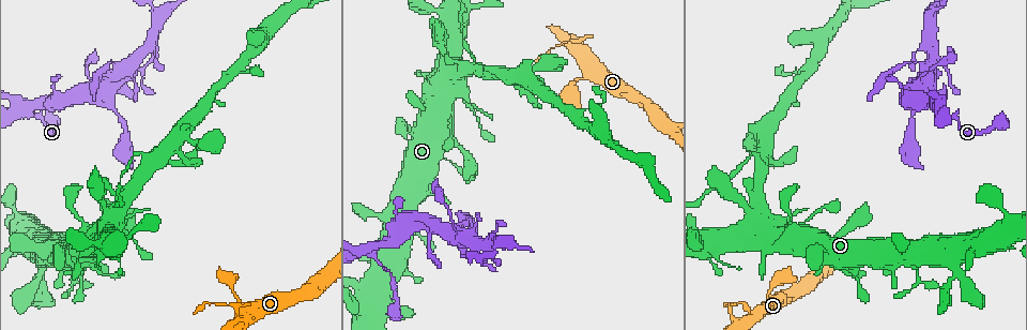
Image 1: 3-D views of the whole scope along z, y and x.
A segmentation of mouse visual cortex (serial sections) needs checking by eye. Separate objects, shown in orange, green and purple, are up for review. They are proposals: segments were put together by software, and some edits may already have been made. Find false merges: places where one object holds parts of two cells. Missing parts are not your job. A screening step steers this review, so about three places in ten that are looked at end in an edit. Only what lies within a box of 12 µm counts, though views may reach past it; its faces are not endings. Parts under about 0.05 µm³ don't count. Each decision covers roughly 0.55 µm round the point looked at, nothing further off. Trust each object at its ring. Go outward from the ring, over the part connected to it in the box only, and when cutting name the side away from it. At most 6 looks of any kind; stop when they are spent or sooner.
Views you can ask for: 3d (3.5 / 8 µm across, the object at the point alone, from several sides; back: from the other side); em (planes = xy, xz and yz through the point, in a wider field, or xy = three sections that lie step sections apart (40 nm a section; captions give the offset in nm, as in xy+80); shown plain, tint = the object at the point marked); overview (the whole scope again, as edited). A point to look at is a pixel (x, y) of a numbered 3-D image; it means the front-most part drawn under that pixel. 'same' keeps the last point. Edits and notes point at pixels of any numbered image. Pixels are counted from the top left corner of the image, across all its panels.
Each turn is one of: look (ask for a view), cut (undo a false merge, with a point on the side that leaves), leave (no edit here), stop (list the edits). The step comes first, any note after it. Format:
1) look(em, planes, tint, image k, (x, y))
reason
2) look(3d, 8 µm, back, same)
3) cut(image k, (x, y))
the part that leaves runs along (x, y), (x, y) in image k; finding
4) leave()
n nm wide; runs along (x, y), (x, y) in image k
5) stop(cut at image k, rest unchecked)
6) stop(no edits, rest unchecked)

look(3d, 8 µm, image 1, (570, 92))
sharp bend

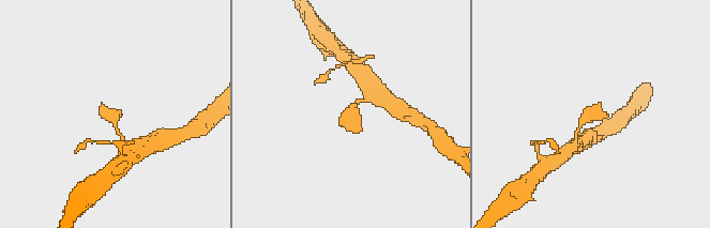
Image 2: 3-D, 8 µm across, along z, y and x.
look(em, xy, step 2, tint, image 2, (353, 117))
shape alone is not enough

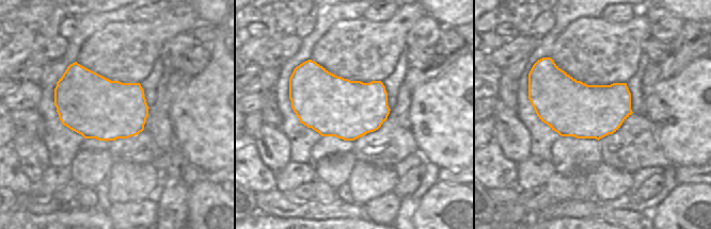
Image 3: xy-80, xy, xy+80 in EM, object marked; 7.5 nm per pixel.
leave()
runs along (577, 138), (589, 115), (606, 114) in image 2; all the same cell

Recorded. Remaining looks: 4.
look(3d, 3.5 µm, back, image 1, (578, 41))
sharp bend

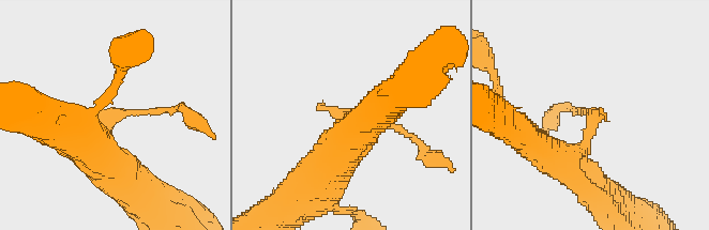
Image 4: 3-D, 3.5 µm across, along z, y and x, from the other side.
look(em, xy, step 1, tint, image 4, (591, 128))

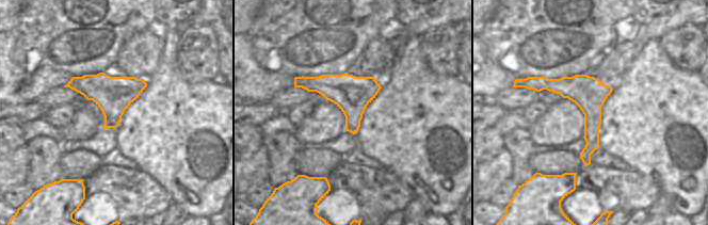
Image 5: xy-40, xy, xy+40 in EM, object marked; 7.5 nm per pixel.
leave()
runs along (528, 85), (568, 86), (591, 109), (586, 162) in image 5; all the same cell

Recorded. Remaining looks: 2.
look(3d, 3.5 µm, image 1, (139, 154))
calibre changes

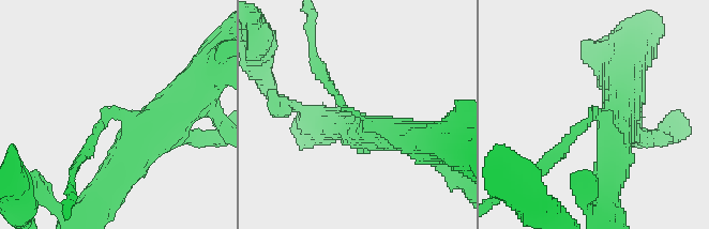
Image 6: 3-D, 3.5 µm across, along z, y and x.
look(em, xy, step 1, tint, image 6, (354, 112))
now the EM

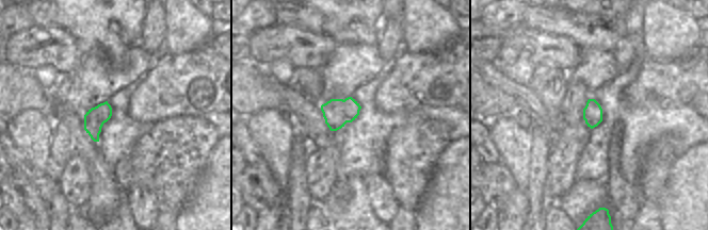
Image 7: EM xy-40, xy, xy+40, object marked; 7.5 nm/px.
cut(image 6, (571, 137))
220 nm wide; the part that leaves runs along (112, 115), (100, 124), (73, 177) in image 6; a second cell is stuck on

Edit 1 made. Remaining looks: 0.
stop(cut at image 6, rest unchecked)

